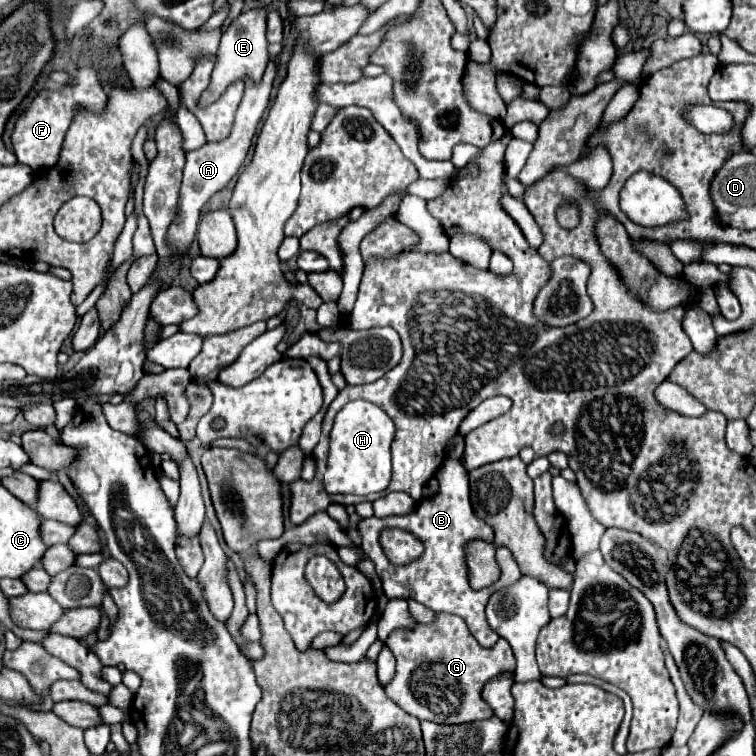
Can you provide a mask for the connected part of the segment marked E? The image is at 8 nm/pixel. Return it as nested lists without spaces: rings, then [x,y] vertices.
[[[253,8],[247,12],[241,12],[225,30],[219,50],[217,50],[217,64],[211,76],[211,86],[205,96],[201,96],[201,104],[209,104],[209,100],[217,100],[221,92],[233,82],[233,80],[245,80],[247,76],[253,82],[259,82],[265,66],[269,62],[267,54],[267,38],[265,38],[265,26],[267,26],[267,10],[265,8]]]

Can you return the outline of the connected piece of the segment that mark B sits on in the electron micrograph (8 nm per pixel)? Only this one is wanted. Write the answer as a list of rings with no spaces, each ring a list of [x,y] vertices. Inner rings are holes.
[[[447,458],[445,464],[441,464],[441,468],[437,472],[437,480],[439,480],[439,488],[441,488],[439,494],[431,500],[421,500],[417,504],[415,512],[411,512],[409,516],[391,516],[385,520],[371,516],[367,520],[361,520],[359,522],[359,532],[363,536],[361,548],[369,556],[369,560],[375,564],[375,572],[383,584],[383,592],[389,598],[413,598],[419,604],[431,608],[433,612],[449,612],[449,614],[461,616],[467,622],[475,640],[481,646],[491,648],[499,640],[499,636],[487,624],[487,618],[485,618],[487,600],[493,592],[515,584],[523,574],[515,566],[511,556],[507,556],[507,562],[501,560],[503,574],[501,574],[499,582],[495,582],[493,586],[483,588],[483,590],[473,590],[469,586],[465,548],[471,540],[493,542],[493,528],[487,522],[483,522],[481,518],[477,518],[477,514],[473,512],[473,504],[469,498],[469,478],[467,478],[467,470],[461,460]],[[391,526],[399,526],[401,530],[407,530],[417,540],[421,540],[421,544],[425,548],[423,556],[419,556],[417,560],[413,560],[409,564],[401,564],[401,566],[391,564],[379,542],[381,532]]]

